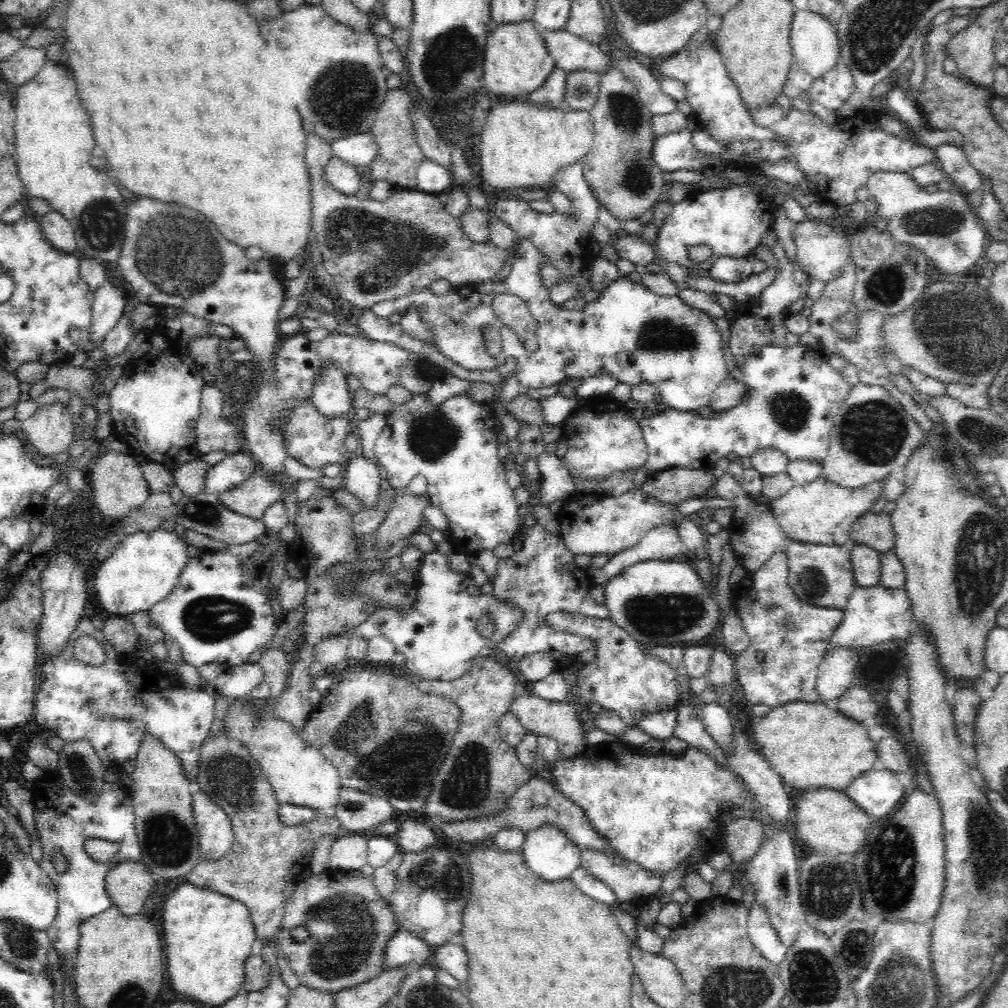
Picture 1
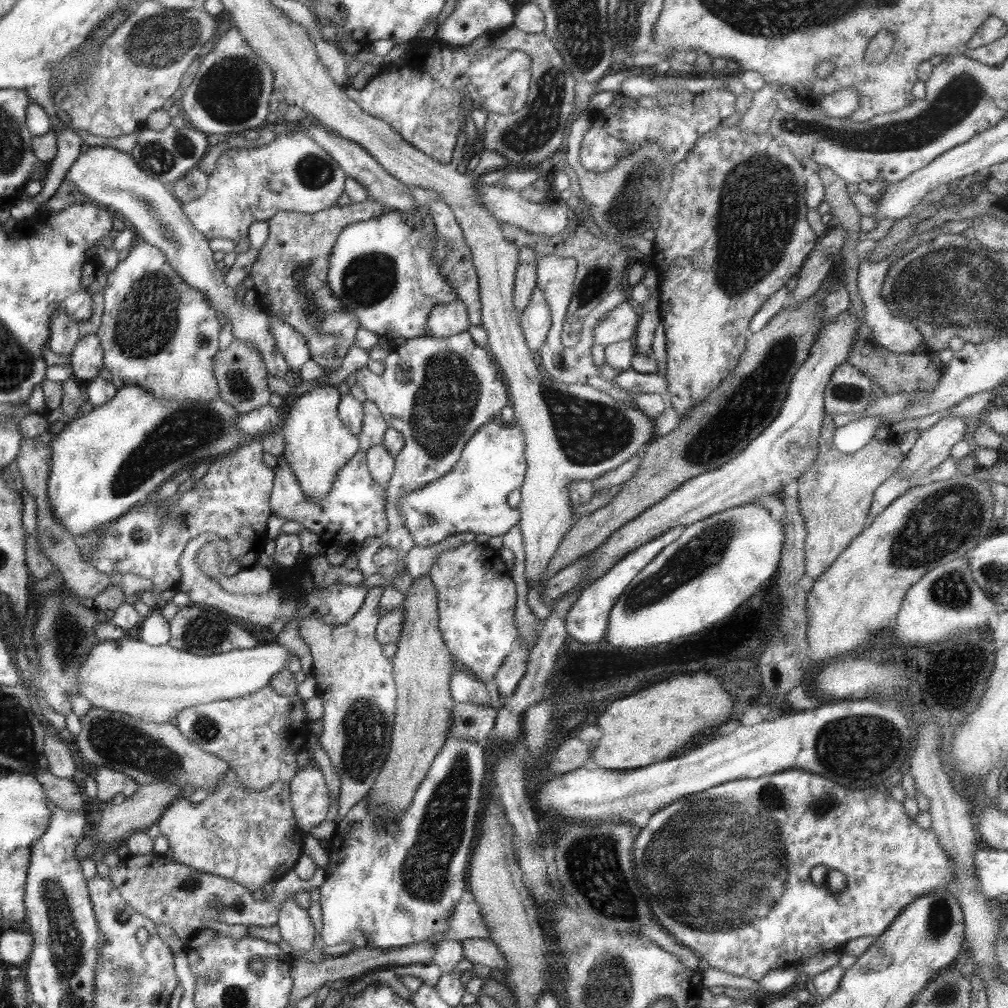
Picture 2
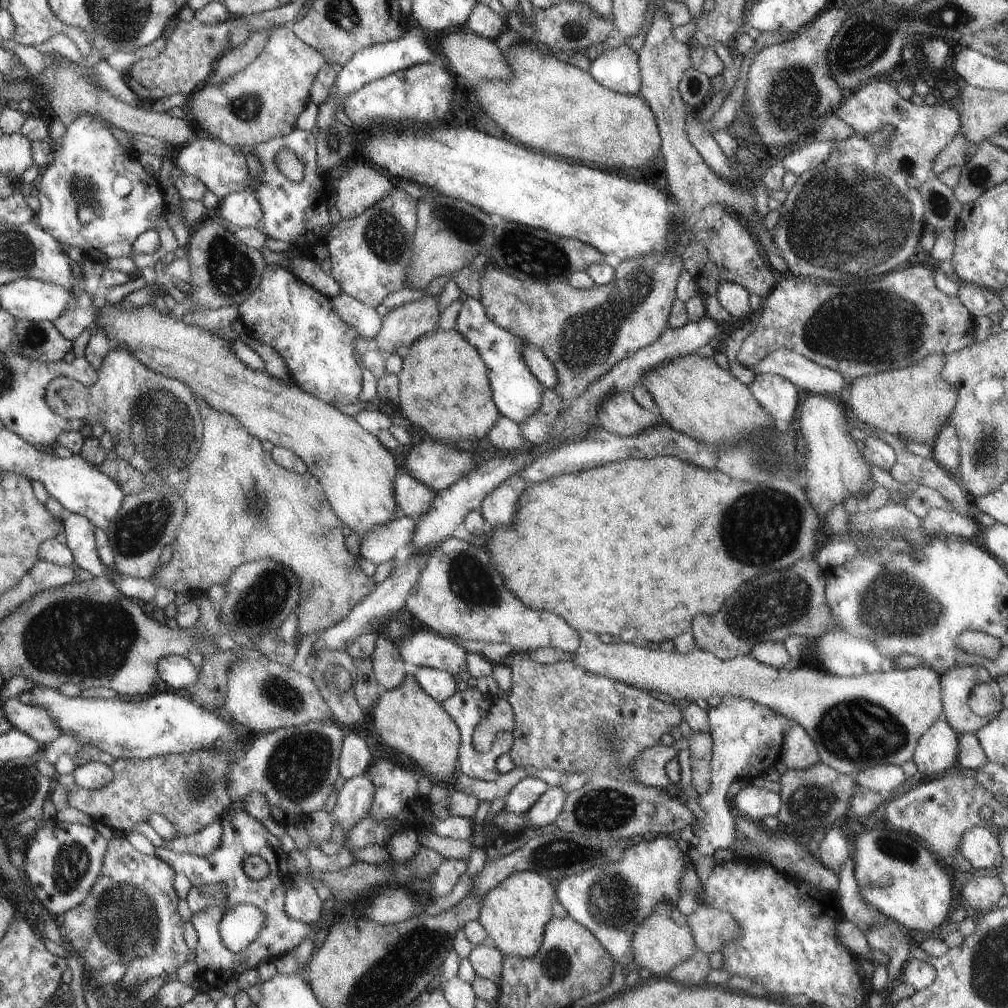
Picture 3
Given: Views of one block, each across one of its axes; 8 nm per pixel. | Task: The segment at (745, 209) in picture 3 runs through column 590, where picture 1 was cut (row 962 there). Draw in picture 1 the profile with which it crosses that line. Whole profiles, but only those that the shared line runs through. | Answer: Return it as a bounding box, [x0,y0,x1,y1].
[278,868,400,994]

